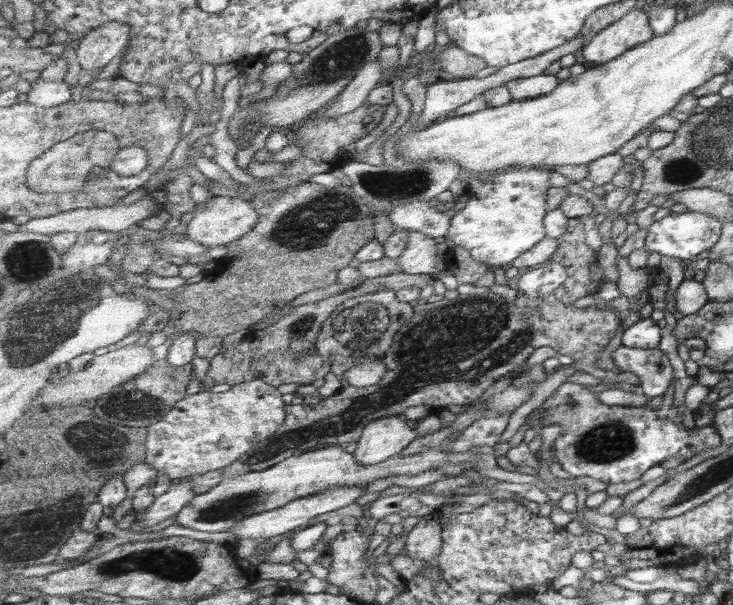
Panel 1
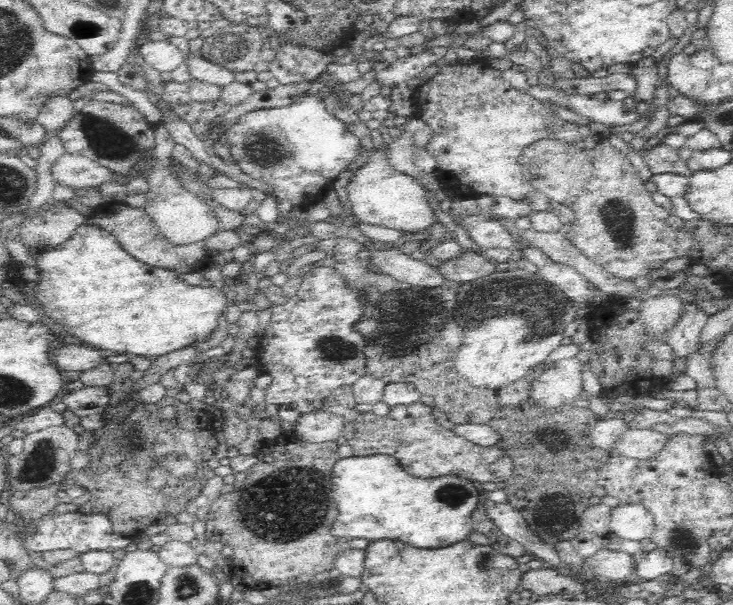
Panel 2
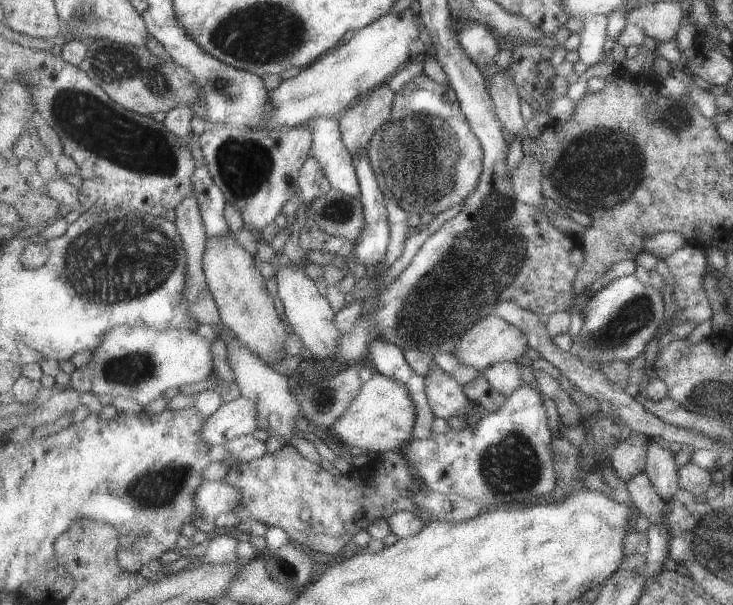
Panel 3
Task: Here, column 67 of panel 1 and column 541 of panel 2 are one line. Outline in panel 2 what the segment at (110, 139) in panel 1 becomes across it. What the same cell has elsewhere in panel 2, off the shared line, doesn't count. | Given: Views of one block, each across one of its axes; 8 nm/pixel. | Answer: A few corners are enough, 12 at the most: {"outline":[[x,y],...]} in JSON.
{"outline":[[605,135],[550,138],[521,171],[575,219],[566,239],[640,278],[697,246]]}

